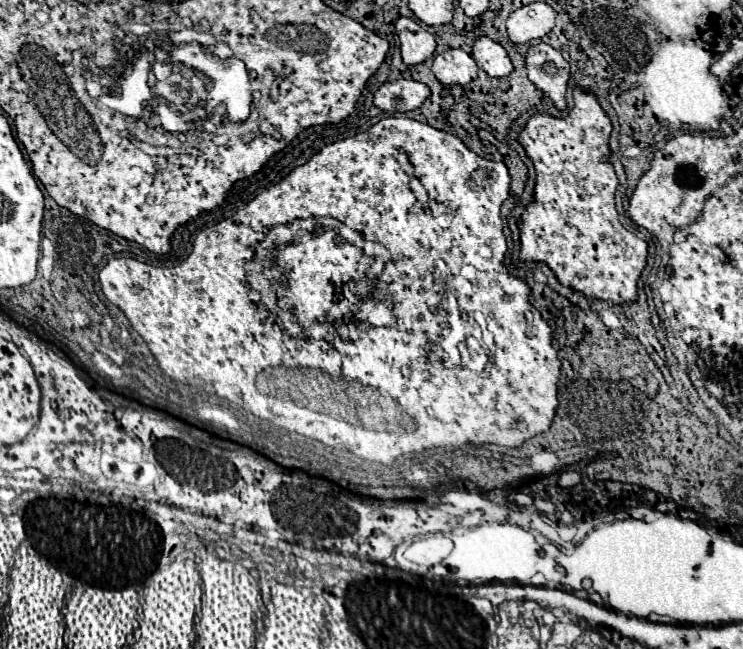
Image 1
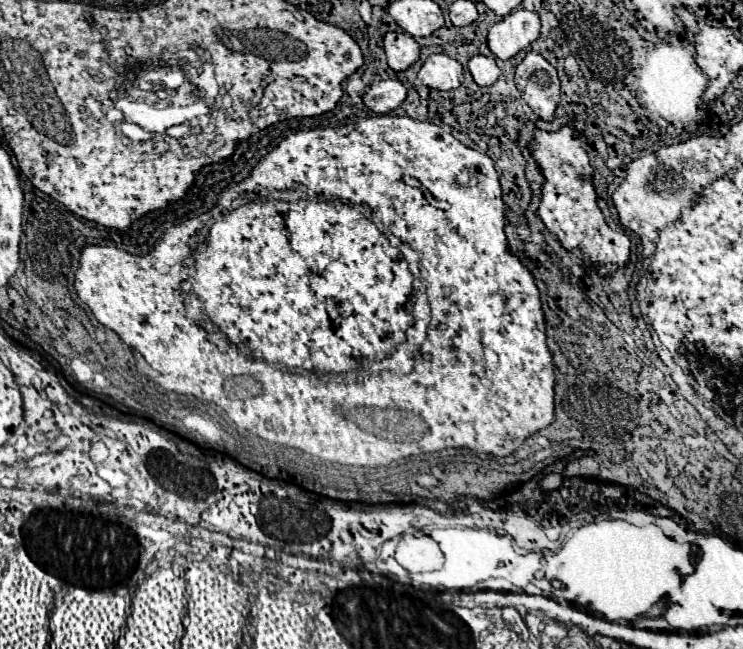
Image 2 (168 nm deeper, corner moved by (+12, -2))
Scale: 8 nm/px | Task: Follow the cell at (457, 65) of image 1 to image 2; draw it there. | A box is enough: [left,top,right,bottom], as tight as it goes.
[418,53,464,91]

